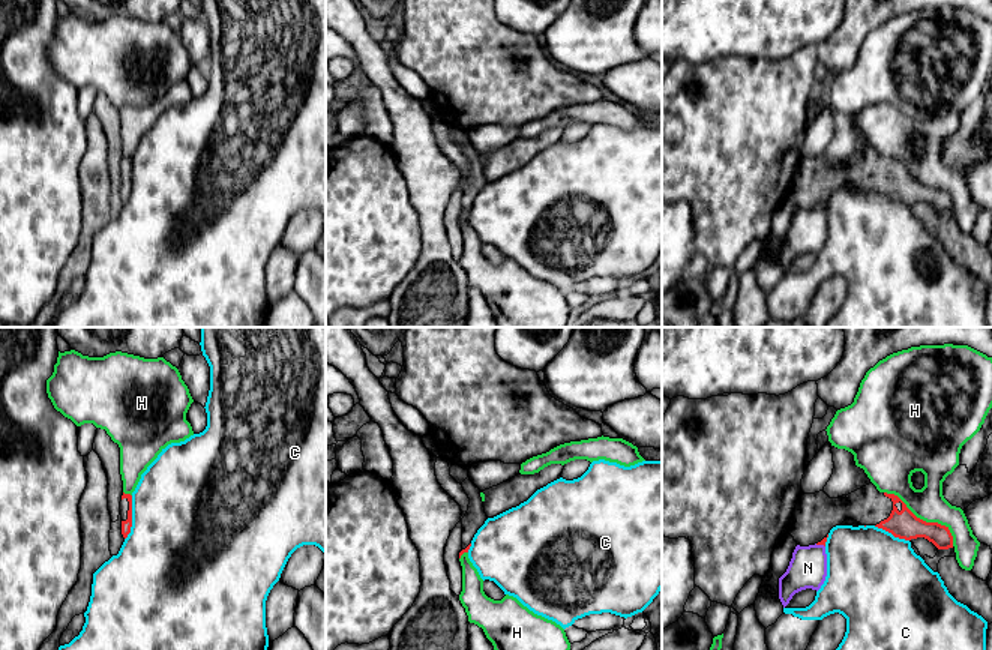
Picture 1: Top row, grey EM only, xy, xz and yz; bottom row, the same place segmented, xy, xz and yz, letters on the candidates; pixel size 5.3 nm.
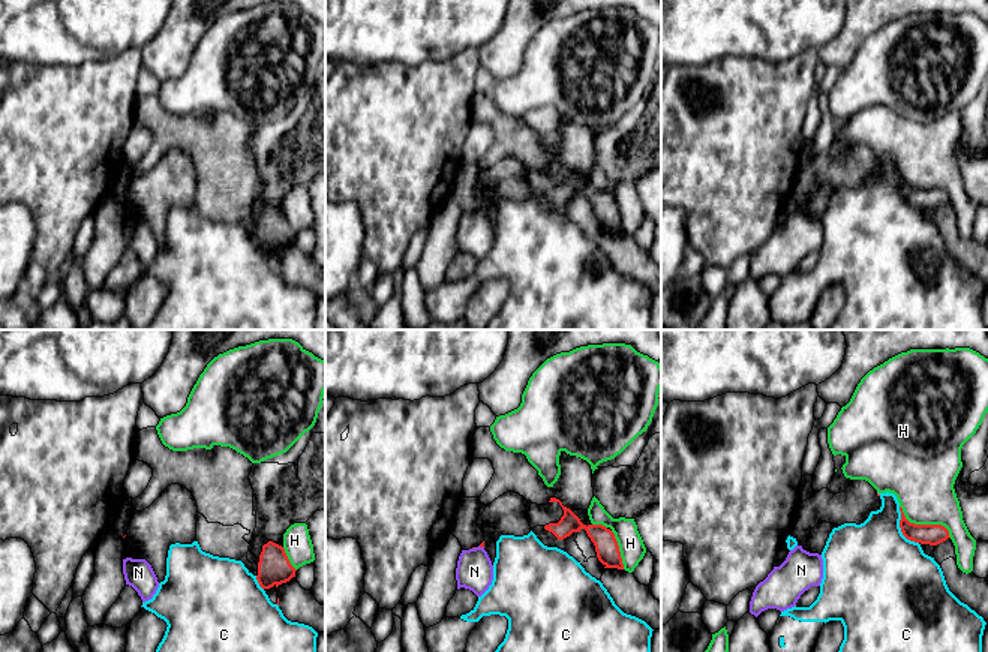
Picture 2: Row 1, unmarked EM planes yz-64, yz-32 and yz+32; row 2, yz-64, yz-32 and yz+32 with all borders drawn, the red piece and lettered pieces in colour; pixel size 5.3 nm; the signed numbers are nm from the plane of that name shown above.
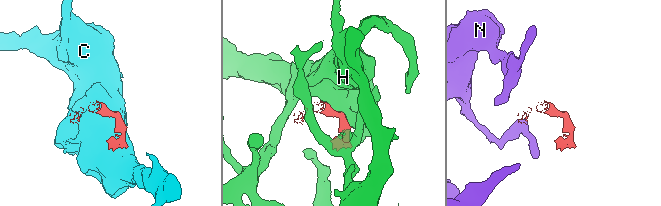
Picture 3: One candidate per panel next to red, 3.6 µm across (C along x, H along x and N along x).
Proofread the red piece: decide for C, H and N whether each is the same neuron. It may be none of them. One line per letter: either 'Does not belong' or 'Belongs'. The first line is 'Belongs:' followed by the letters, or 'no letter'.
Belongs: no letter
C: Does not belong
H: Does not belong
N: Does not belong

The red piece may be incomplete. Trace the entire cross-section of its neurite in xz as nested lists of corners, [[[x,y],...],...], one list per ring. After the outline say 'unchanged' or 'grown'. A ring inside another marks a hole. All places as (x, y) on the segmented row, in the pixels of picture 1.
[[[470,477],[462,482],[462,488],[470,498],[470,504],[462,518],[462,551],[459,552],[459,558],[464,552],[468,552],[474,534],[488,519],[480,497],[482,491],[470,480]]]; grown

